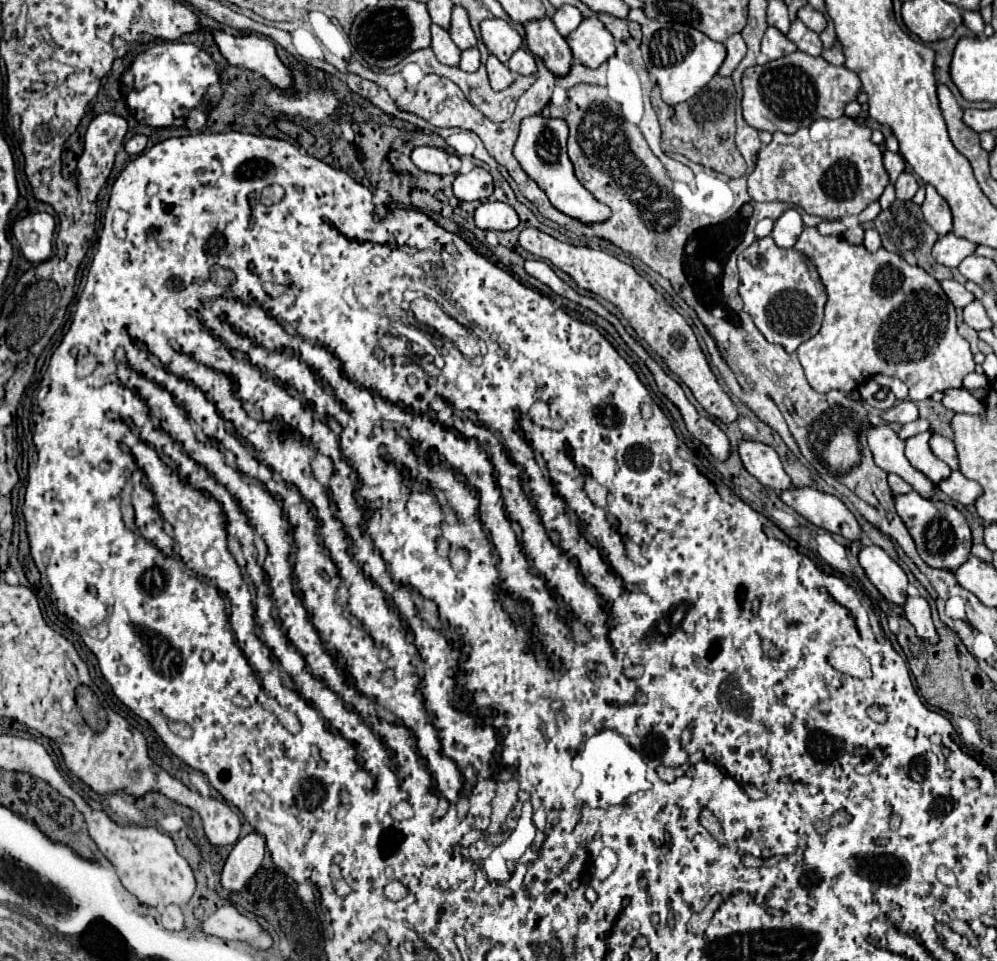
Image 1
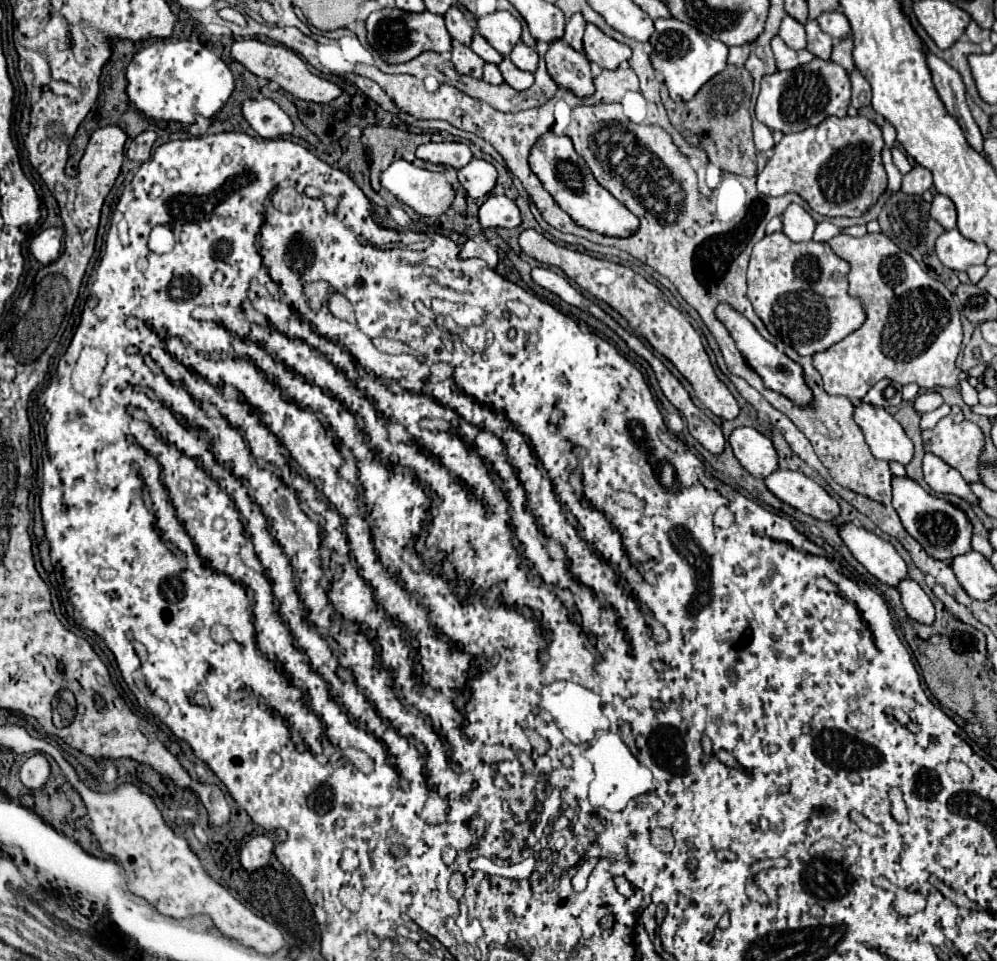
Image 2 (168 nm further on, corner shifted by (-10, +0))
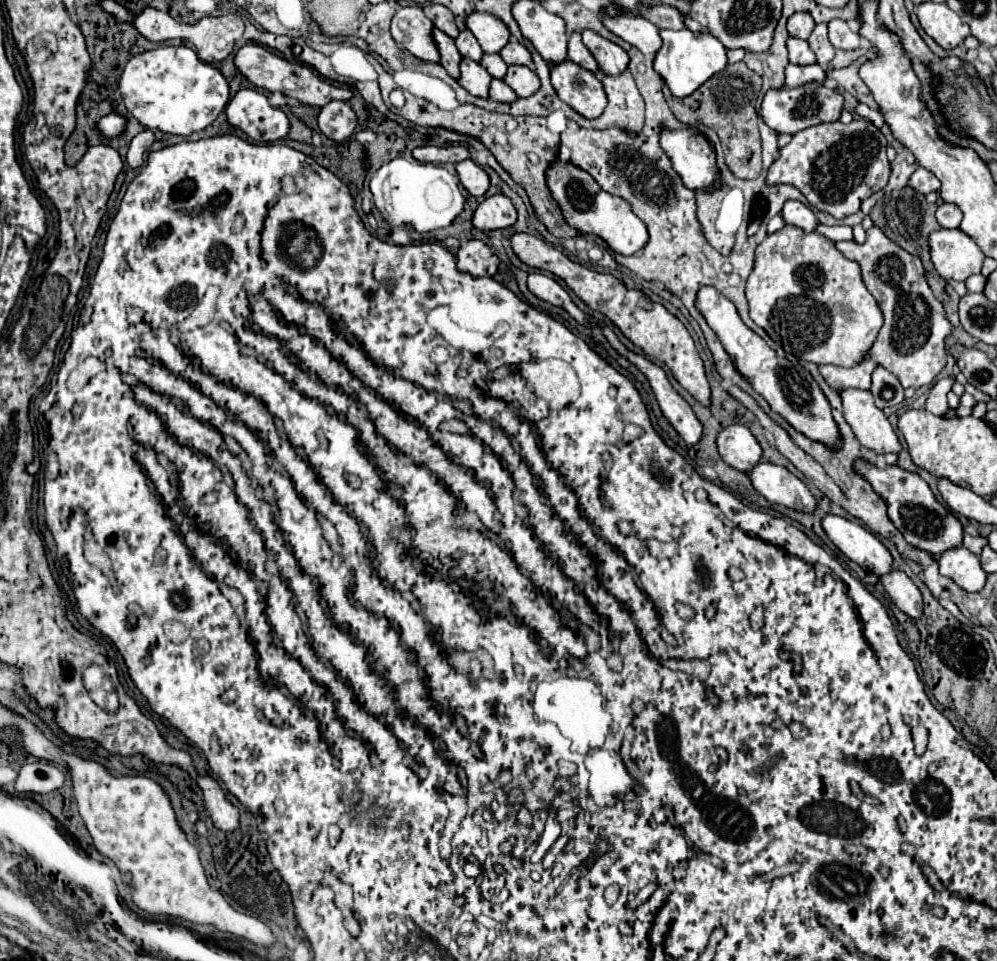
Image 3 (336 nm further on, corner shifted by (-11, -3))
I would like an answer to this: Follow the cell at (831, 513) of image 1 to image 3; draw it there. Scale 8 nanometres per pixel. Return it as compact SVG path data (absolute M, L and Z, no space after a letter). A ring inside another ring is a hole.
M759 462L755 464L755 468L747 470L747 476L753 488L769 502L799 512L813 512L817 508L809 488L783 466L775 466L771 462Z

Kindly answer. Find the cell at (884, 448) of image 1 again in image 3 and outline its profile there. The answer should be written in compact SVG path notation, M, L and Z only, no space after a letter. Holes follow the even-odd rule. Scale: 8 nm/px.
M847 388L839 394L843 402L843 416L863 446L875 450L877 454L897 454L901 450L895 430L891 428L887 416L873 404L869 390Z

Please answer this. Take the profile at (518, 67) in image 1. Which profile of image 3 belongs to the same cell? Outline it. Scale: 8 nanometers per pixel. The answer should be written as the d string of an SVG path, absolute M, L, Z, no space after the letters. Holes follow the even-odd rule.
M509 42L499 50L499 56L507 62L507 64L519 64L519 66L531 66L531 54L529 50L519 44L519 42Z

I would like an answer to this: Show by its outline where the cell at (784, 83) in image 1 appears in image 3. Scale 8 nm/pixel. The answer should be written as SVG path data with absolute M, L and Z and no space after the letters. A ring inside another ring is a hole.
M805 84L799 88L781 88L781 90L769 90L761 104L761 118L769 128L775 132L785 134L797 134L799 130L805 130L809 126L815 126L819 122L835 122L839 120L843 108L843 96L835 90L829 90L825 86L817 84Z

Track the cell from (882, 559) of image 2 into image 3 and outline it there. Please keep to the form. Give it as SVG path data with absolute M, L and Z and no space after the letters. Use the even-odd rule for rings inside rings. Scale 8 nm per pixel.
M827 514L821 520L821 526L829 540L861 568L873 572L875 576L891 572L893 558L889 550L861 524L845 520L835 514Z

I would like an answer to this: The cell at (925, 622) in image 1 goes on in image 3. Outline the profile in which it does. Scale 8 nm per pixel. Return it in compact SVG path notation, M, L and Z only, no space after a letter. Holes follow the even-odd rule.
M891 570L879 576L883 588L893 598L895 606L911 618L919 618L923 614L923 600L919 588L911 582L911 578L901 570Z

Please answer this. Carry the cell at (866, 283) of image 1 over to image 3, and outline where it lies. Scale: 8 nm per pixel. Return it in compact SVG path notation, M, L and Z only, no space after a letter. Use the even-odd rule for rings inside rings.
M877 226L867 230L867 240L863 244L857 242L837 242L837 250L851 260L857 260L861 266L863 282L867 290L875 296L879 306L883 308L885 324L867 354L867 360L855 368L841 368L841 366L819 366L821 376L833 390L843 388L871 388L871 372L875 366L883 366L893 372L903 388L921 388L935 380L935 376L945 366L945 338L951 332L951 324L945 318L941 302L933 296L927 280L925 270L919 256L905 252L893 240L889 240Z

